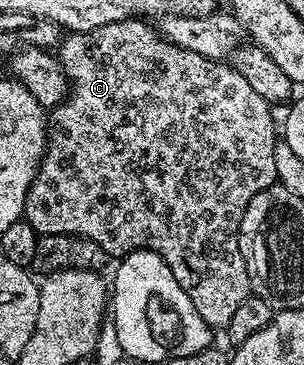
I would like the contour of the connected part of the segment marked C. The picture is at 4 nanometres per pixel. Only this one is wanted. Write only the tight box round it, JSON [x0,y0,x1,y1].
[24,18,278,328]

